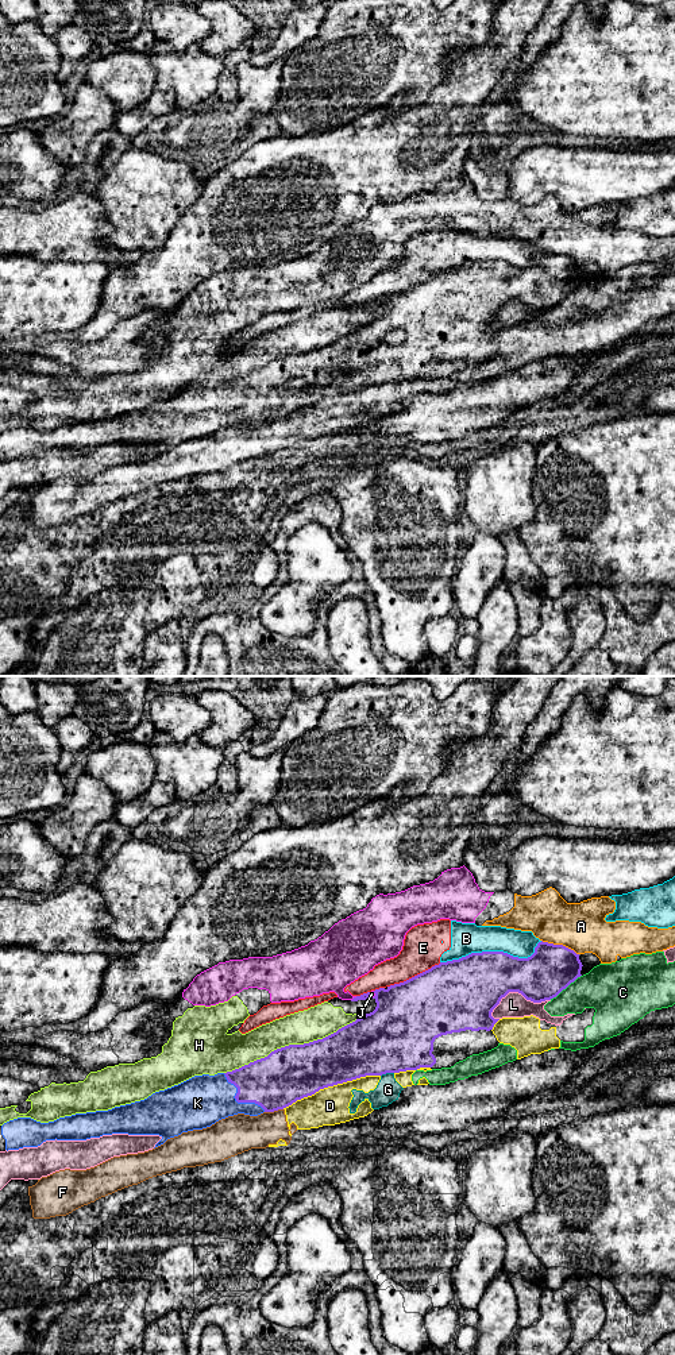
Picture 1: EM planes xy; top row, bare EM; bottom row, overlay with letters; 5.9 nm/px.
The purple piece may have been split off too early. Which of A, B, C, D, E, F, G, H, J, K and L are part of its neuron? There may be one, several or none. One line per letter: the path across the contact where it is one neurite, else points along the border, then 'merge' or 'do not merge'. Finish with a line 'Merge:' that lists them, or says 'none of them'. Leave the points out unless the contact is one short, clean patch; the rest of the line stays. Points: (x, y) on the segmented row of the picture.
A: do not merge
B: do not merge
C: do not merge
D: do not merge
E: do not merge
F: border xy (282, 1108), (265, 1112); do not merge
G: border xy (393, 1072), (386, 1072), (381, 1076); do not merge
H: do not merge
J: border xy (357, 996), (351, 1000); do not merge
K: merge
L: do not merge
Merge: K

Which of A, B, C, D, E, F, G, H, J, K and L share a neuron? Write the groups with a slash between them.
A H J / B E / C D F G / K / L

